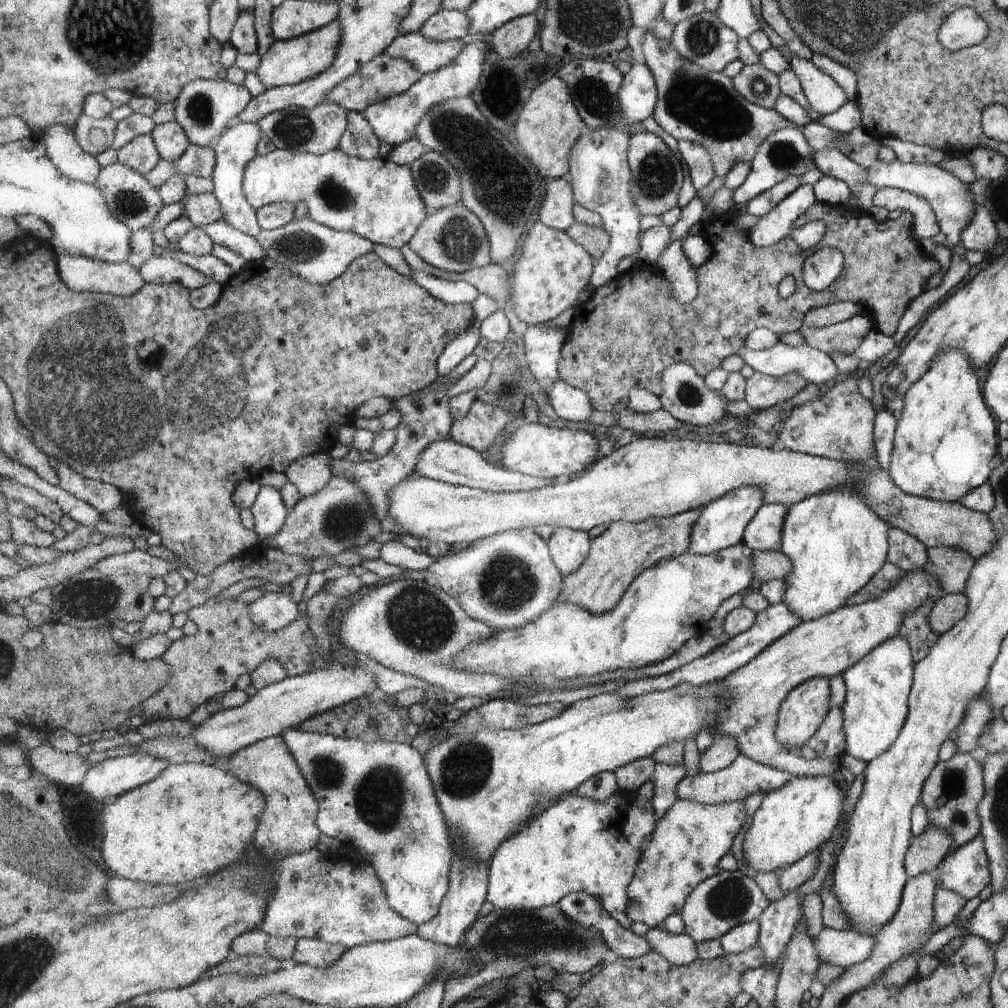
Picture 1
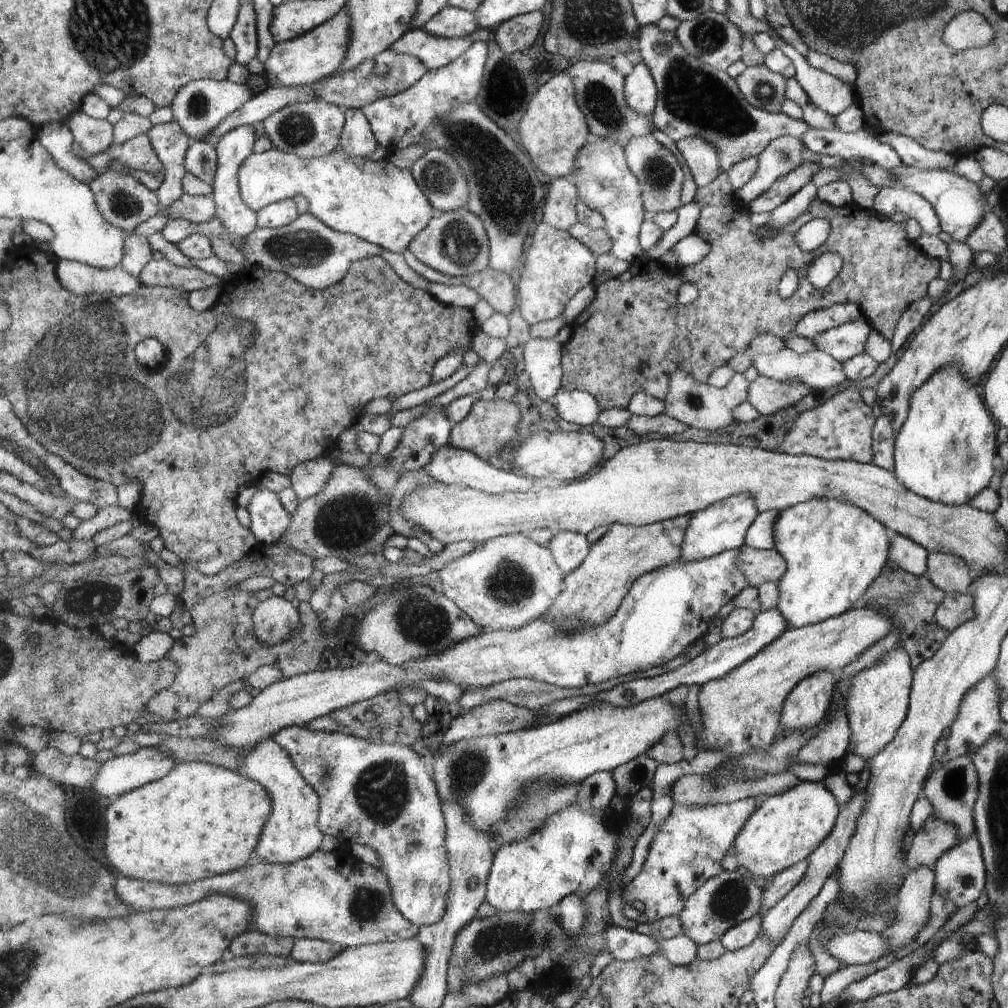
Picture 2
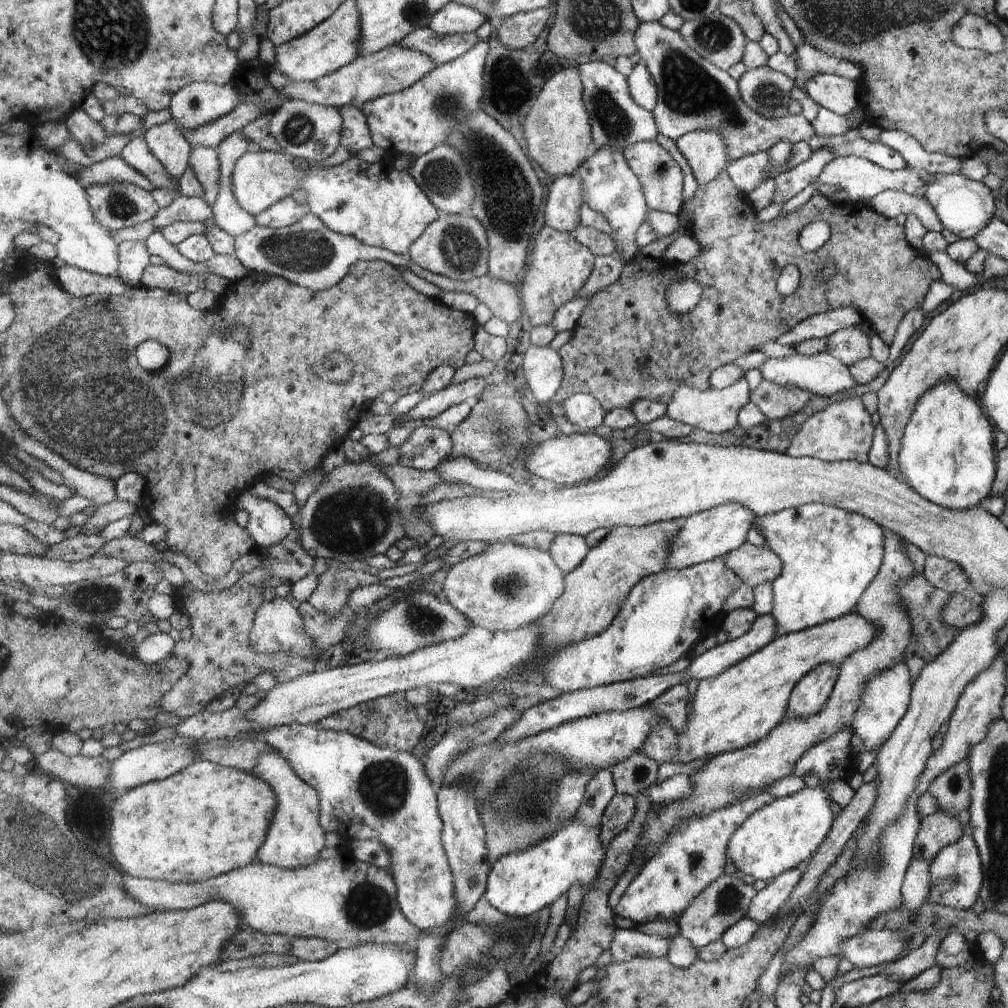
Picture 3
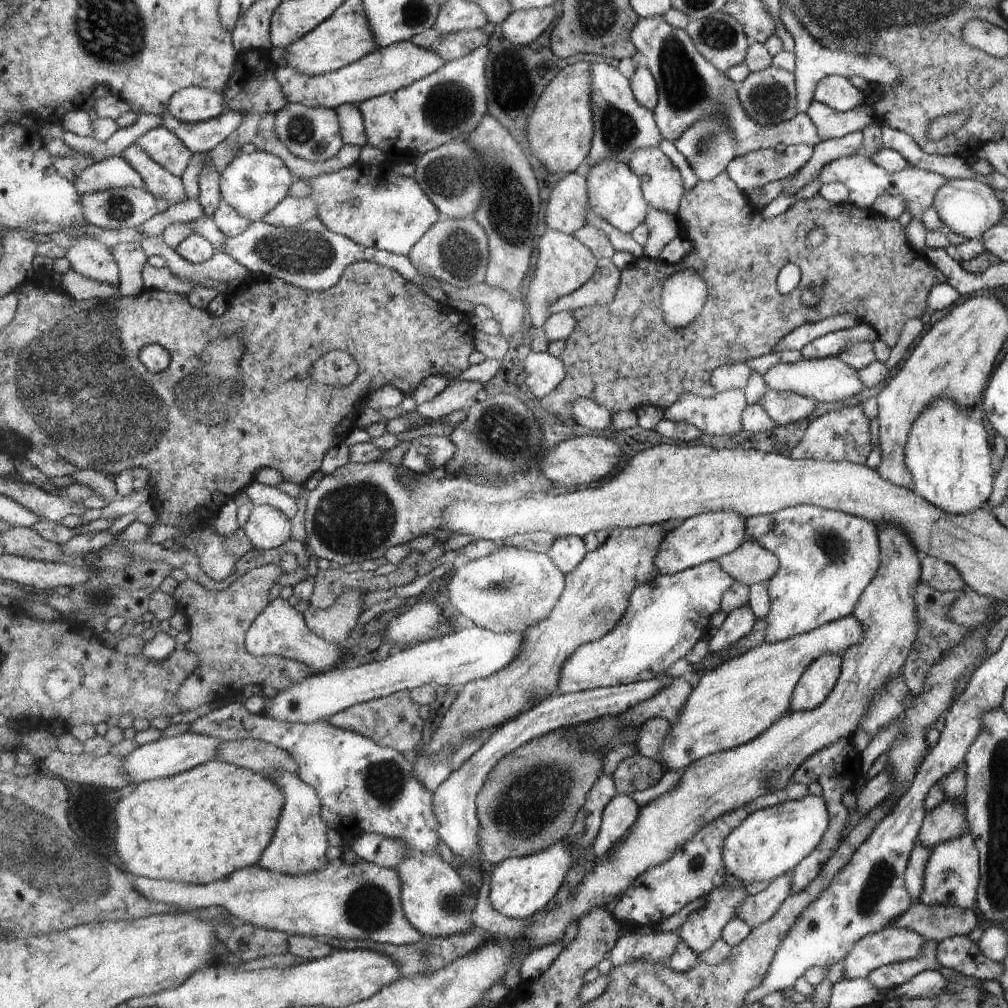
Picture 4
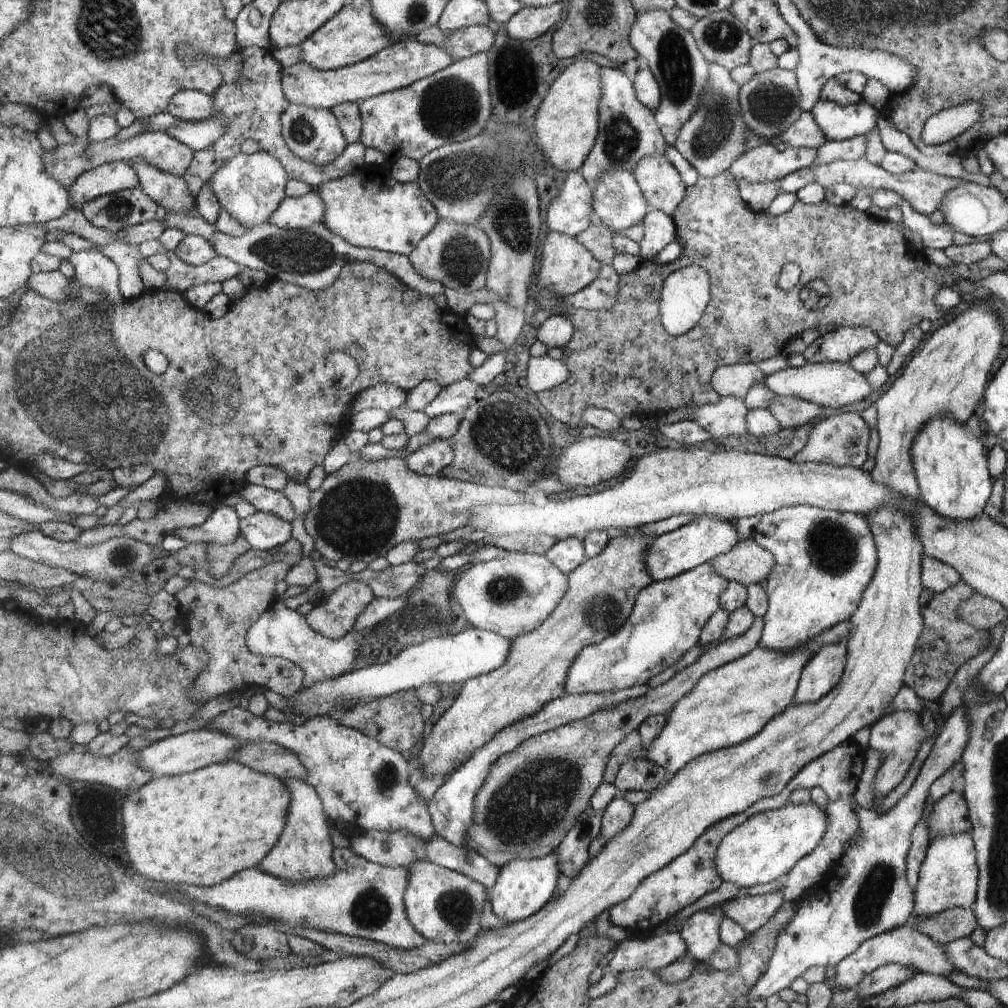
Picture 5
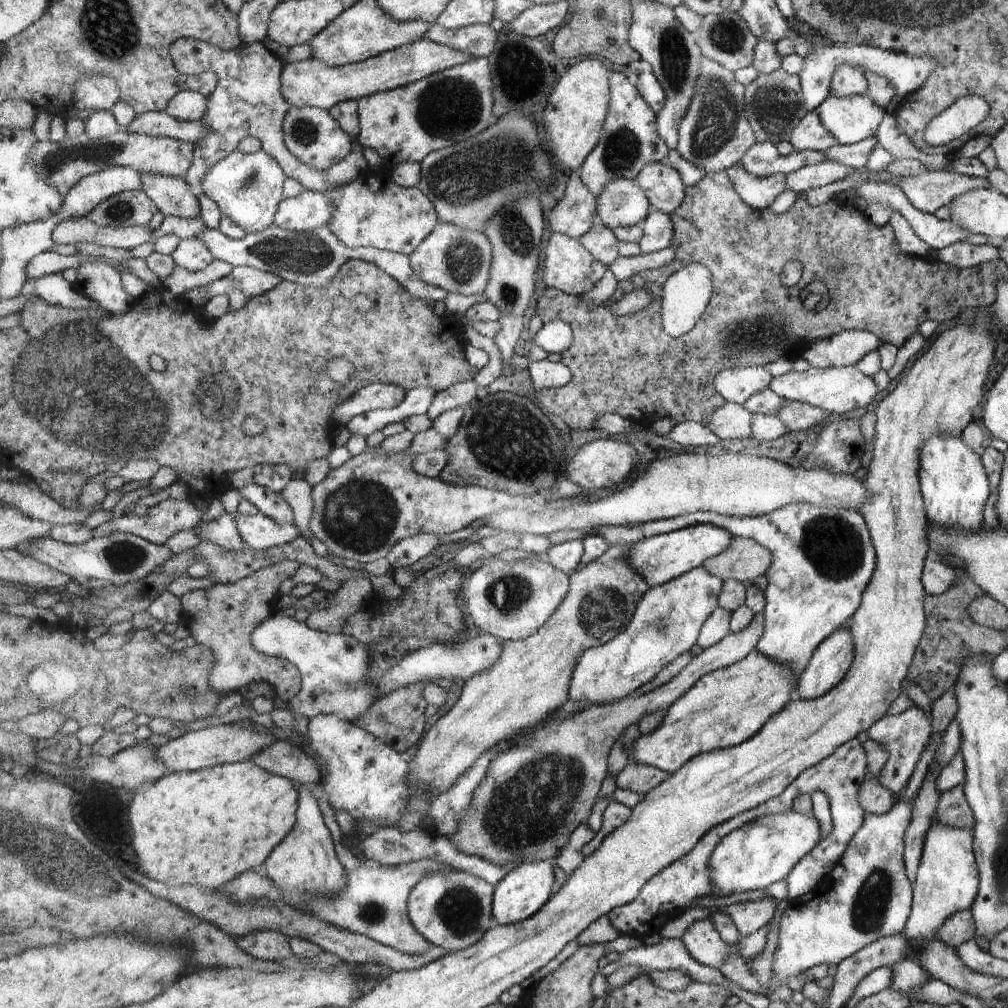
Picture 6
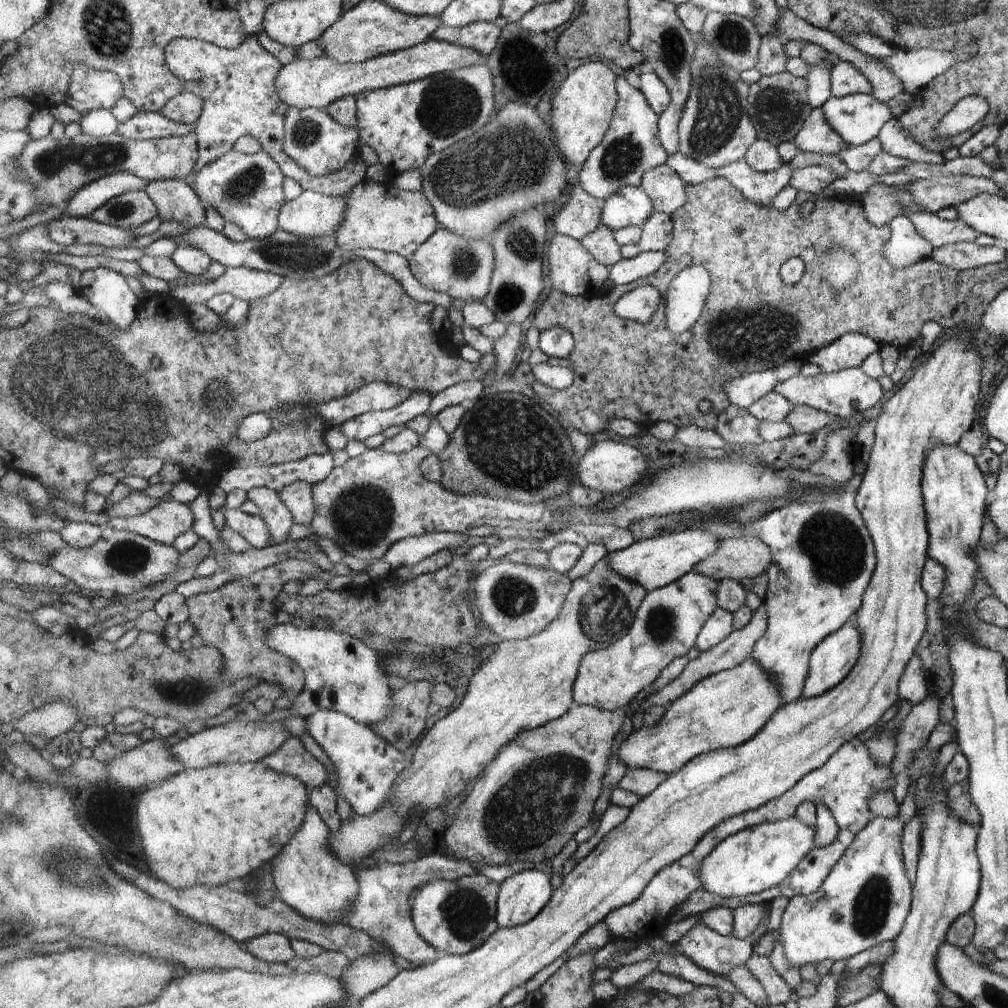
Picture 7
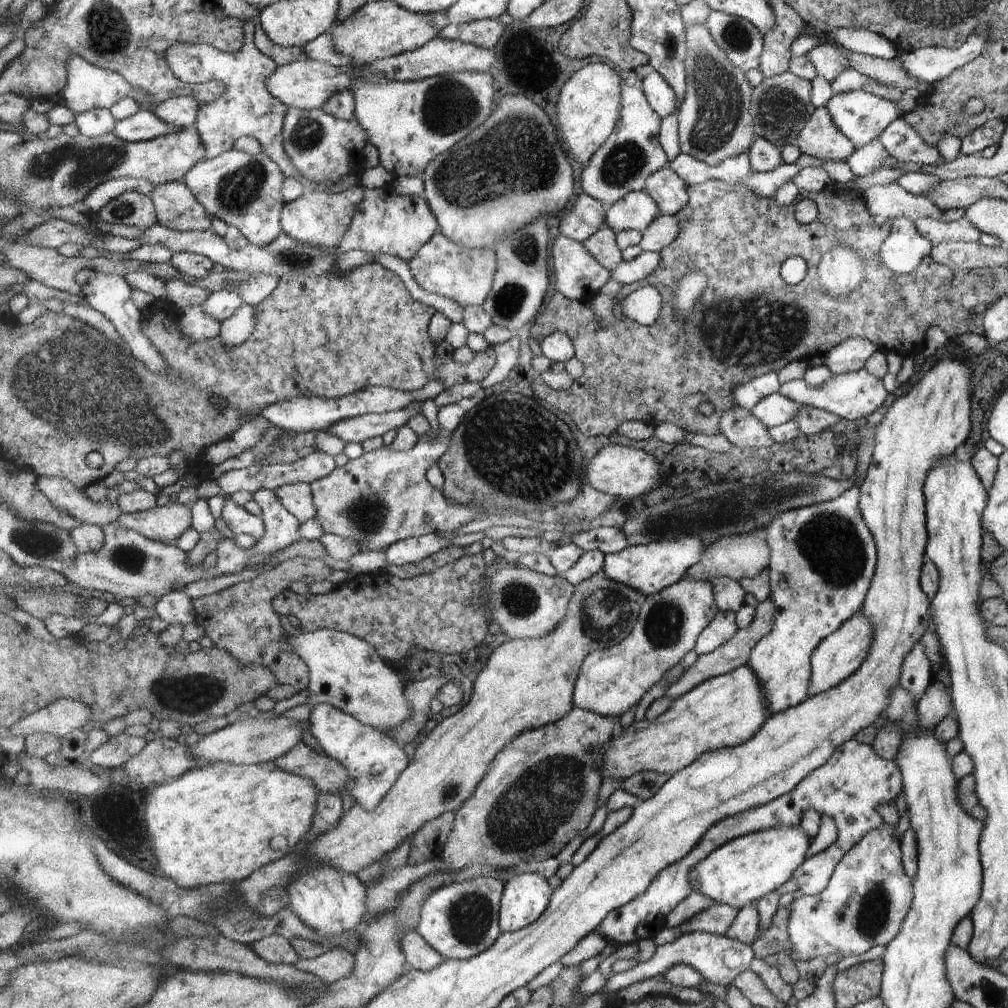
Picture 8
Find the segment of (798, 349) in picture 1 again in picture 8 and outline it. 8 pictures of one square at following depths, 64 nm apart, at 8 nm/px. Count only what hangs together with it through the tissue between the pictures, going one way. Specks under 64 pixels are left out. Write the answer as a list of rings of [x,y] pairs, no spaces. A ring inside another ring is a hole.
[[[864,368],[855,372],[845,372],[845,374],[831,376],[831,380],[819,384],[817,388],[807,386],[803,379],[790,380],[780,384],[777,393],[793,402],[797,402],[797,404],[809,405],[810,407],[824,410],[848,421],[858,421],[860,418],[869,416],[871,412],[875,411],[883,403],[887,396],[881,380],[869,375]]]

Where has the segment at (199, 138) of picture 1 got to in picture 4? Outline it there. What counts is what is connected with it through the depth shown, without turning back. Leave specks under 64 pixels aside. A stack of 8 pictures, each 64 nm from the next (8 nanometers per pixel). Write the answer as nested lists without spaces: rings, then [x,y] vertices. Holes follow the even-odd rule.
[[[201,86],[180,90],[170,100],[168,113],[187,124],[213,120],[225,113],[225,94]]]

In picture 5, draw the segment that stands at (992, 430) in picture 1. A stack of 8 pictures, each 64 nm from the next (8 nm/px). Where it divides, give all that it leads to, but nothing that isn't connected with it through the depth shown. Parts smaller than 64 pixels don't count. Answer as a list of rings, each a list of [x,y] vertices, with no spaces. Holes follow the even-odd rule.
[[[947,416],[927,420],[917,430],[909,448],[920,501],[941,518],[955,522],[973,520],[982,512],[992,487],[987,472],[987,454],[982,439],[977,438],[965,424],[953,422]]]

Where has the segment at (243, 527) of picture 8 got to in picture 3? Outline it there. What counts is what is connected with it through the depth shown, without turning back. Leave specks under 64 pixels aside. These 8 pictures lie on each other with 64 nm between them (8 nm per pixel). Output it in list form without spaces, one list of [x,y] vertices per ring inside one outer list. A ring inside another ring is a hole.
[[[246,491],[239,496],[235,506],[237,509],[246,509],[249,512],[250,520],[246,529],[258,548],[279,546],[283,540],[294,536],[293,517],[273,500],[255,498]]]

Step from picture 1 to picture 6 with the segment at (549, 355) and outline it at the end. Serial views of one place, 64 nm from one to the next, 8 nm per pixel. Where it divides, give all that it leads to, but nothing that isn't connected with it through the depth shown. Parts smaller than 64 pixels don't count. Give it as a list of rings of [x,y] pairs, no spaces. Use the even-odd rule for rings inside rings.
[[[547,359],[531,362],[530,374],[536,390],[563,388],[563,386],[567,386],[573,380],[571,369],[563,361],[558,363],[550,362]]]

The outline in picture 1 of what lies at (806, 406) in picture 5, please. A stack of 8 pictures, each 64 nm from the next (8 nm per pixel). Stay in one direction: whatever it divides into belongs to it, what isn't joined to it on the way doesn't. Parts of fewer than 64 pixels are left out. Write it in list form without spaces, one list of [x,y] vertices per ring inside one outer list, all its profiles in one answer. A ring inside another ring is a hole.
[[[754,372],[745,379],[744,400],[753,410],[767,410],[803,390],[806,380],[795,373],[773,378]]]

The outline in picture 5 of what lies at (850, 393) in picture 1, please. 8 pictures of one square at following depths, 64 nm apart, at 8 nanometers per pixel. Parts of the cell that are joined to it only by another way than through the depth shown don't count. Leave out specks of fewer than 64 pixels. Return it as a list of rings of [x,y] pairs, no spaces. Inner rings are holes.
[[[837,412],[829,418],[817,422],[811,428],[807,442],[799,454],[793,456],[793,462],[803,464],[812,462],[817,464],[831,464],[831,466],[850,466],[853,468],[863,468],[863,463],[867,458],[868,440],[867,424],[856,412]]]

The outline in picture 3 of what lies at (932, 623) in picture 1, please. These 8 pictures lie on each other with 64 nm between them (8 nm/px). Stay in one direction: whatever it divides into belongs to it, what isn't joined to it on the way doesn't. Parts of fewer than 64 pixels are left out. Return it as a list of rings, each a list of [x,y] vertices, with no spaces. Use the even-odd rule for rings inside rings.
[[[971,586],[963,592],[949,594],[949,600],[939,612],[939,620],[956,631],[977,624],[981,620],[981,602],[983,598]]]

